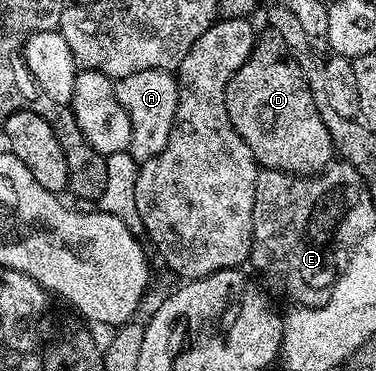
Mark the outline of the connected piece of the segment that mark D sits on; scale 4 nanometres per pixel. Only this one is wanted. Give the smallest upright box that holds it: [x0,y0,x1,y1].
[226,32,334,176]

